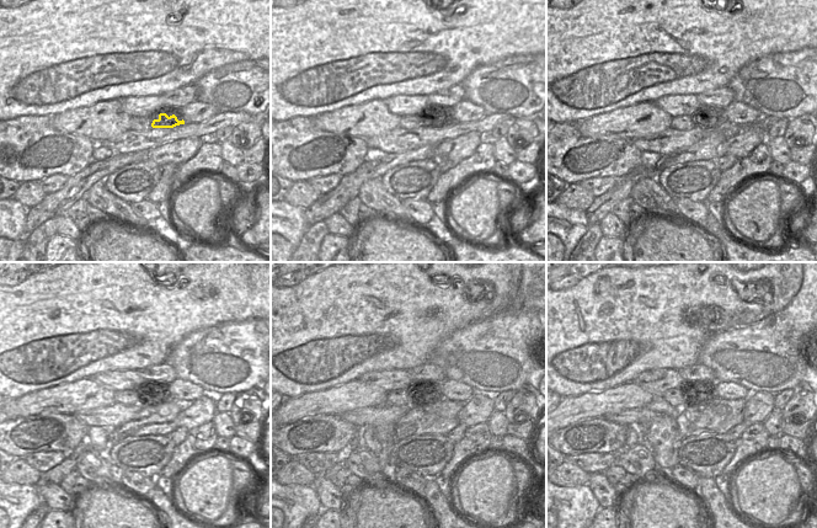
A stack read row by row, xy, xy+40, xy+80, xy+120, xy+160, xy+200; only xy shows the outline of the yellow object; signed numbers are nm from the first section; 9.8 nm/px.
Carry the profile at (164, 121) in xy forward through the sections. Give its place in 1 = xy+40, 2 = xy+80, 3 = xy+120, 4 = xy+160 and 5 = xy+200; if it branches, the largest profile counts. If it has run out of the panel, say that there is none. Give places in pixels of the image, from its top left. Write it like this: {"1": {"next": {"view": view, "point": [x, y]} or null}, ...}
{"1": {"next": {"view": "xy+40", "point": [438, 120]}}, "2": {"next": {"view": "xy+80", "point": [714, 120]}}, "3": {"next": {"view": "xy+120", "point": [158, 396]}}, "4": {"next": {"view": "xy+160", "point": [418, 396]}}, "5": {"next": {"view": "xy+200", "point": [692, 390]}}}

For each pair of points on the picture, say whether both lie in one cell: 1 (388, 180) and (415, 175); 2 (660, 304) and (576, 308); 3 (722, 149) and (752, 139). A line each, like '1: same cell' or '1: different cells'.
1: same cell
2: same cell
3: same cell

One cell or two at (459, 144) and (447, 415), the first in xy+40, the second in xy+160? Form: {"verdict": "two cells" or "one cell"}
{"verdict": "two cells"}

